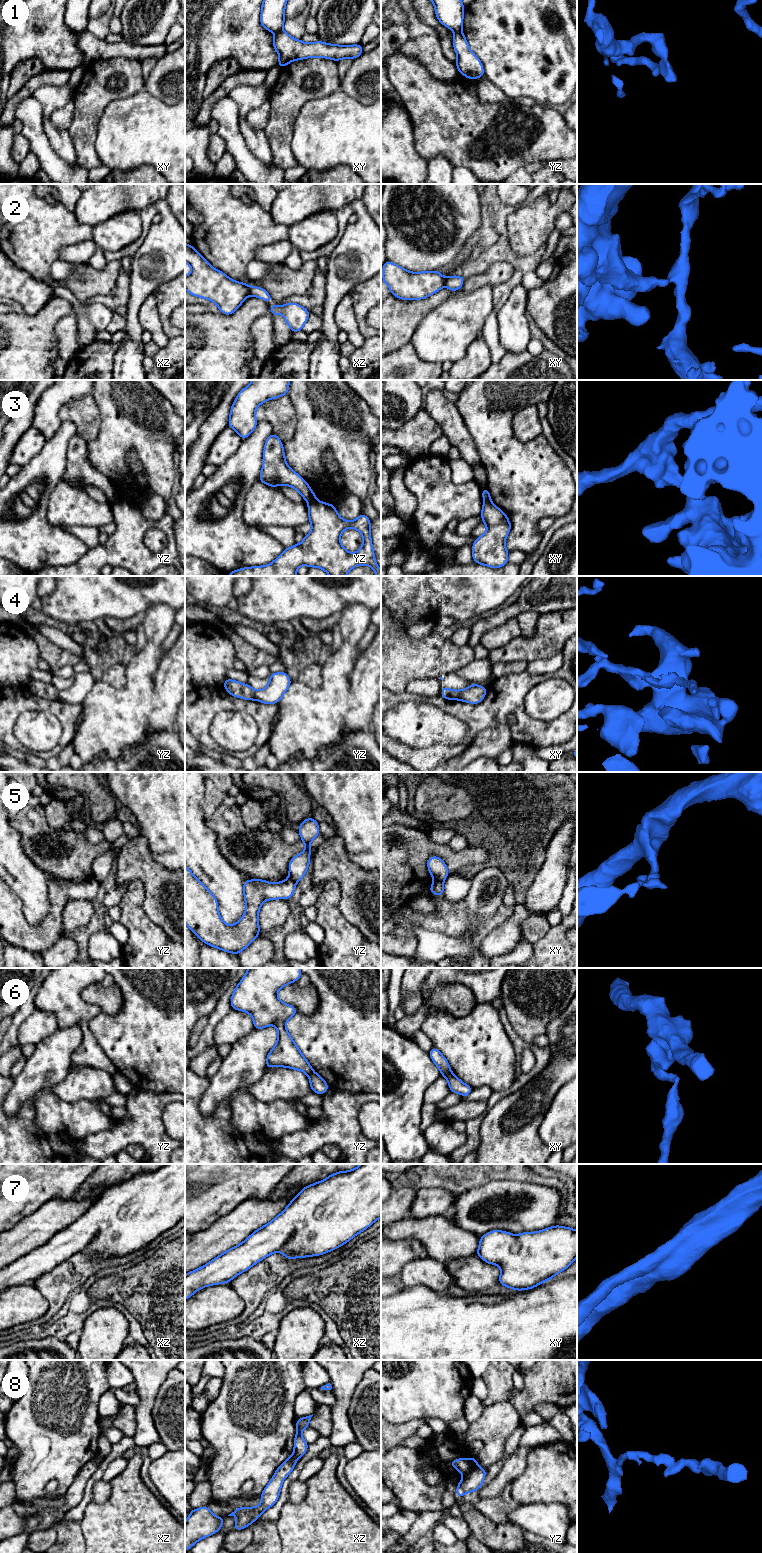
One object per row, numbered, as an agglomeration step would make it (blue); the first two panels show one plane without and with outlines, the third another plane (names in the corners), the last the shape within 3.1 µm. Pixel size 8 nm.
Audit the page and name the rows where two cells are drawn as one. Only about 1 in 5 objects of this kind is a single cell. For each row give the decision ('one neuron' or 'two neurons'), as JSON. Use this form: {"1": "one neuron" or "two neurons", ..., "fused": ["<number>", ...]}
{"1": "two neurons", "2": "two neurons", "3": "two neurons", "4": "two neurons", "5": "two neurons", "6": "two neurons", "7": "one neuron", "8": "two neurons", "fused": ["1", "2", "3", "4", "5", "6", "8"]}

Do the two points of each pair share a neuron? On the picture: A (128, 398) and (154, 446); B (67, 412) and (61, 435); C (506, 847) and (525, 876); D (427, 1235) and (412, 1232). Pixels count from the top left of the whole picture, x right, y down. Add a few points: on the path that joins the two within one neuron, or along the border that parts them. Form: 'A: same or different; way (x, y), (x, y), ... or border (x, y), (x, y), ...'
A: same; way (133, 410), (153, 430), (153, 434)
B: different; border (62, 420), (72, 422), (78, 432)
C: same; way (513, 854), (520, 861), (520, 869)
D: same; way (423, 1232), (416, 1232)

